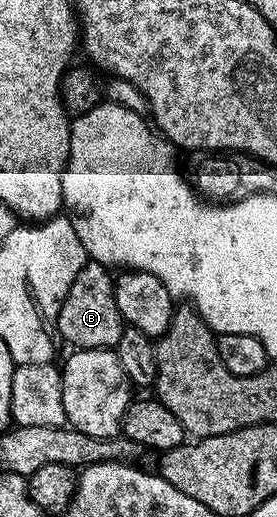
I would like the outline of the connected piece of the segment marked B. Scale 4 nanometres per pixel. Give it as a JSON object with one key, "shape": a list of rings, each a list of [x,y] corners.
{"shape":[[[94,261],[84,263],[77,277],[73,277],[73,285],[69,285],[69,293],[59,310],[58,338],[68,339],[72,343],[70,346],[75,349],[85,347],[111,349],[118,343],[124,326],[121,313],[117,309],[112,272],[101,263]]]}

